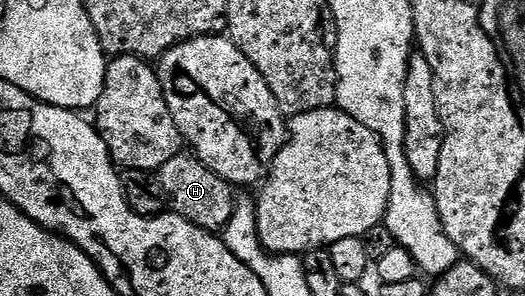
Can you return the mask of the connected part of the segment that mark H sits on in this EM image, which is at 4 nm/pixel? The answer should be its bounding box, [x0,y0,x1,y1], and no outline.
[156,154,235,234]

